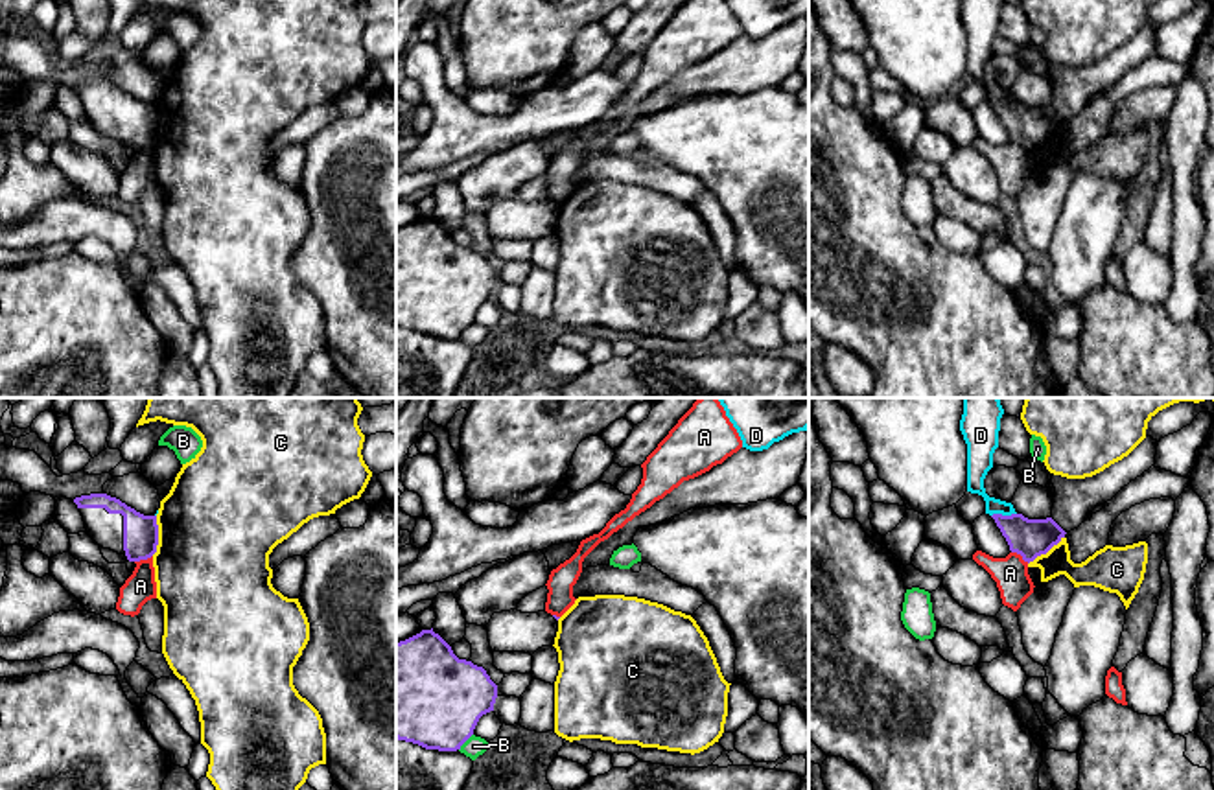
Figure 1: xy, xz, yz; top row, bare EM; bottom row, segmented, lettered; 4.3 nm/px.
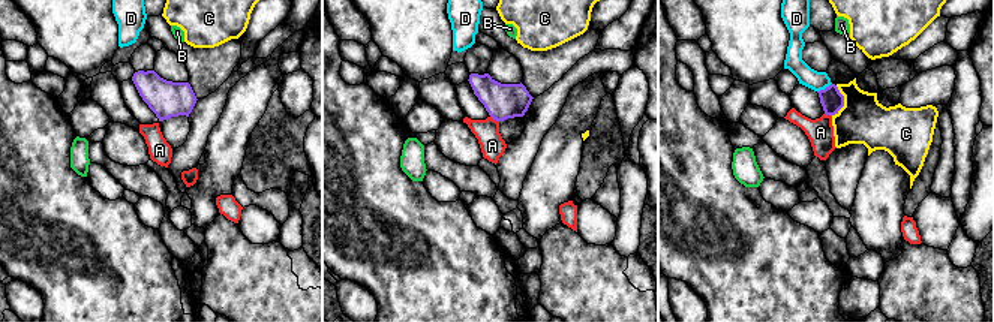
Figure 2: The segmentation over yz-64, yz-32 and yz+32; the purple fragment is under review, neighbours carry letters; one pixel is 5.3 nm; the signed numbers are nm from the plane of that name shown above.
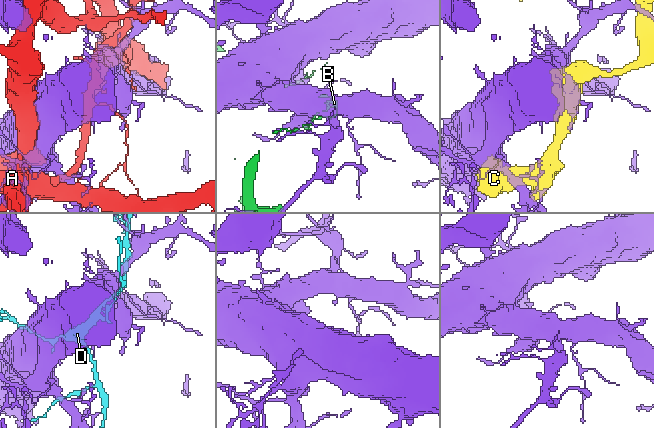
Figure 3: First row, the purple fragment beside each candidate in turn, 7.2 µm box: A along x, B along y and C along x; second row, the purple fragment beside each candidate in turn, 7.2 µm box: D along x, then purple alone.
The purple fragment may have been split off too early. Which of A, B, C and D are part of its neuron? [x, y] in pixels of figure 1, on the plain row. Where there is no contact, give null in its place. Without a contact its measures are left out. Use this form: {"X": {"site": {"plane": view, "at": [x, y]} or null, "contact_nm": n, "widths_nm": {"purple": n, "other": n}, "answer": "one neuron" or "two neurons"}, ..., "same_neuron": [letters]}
{"A": {"site": {"plane": "yz", "at": [1021, 142]}, "contact_nm": 90, "widths_nm": {"purple": 170, "other": 150}, "answer": "two neurons"}, "B": {"site": {"plane": "xz", "at": [465, 328]}, "contact_nm": 100, "widths_nm": {"purple": 420, "other": 90}, "answer": "two neurons"}, "C": {"site": {"plane": "xy", "at": [157, 124]}, "contact_nm": 180, "widths_nm": {"purple": 160, "other": 500}, "answer": "two neurons"}, "D": {"site": {"plane": "yz", "at": [1001, 102]}, "contact_nm": 110, "widths_nm": {"purple": 170, "other": 110}, "answer": "two neurons"}, "same_neuron": []}

